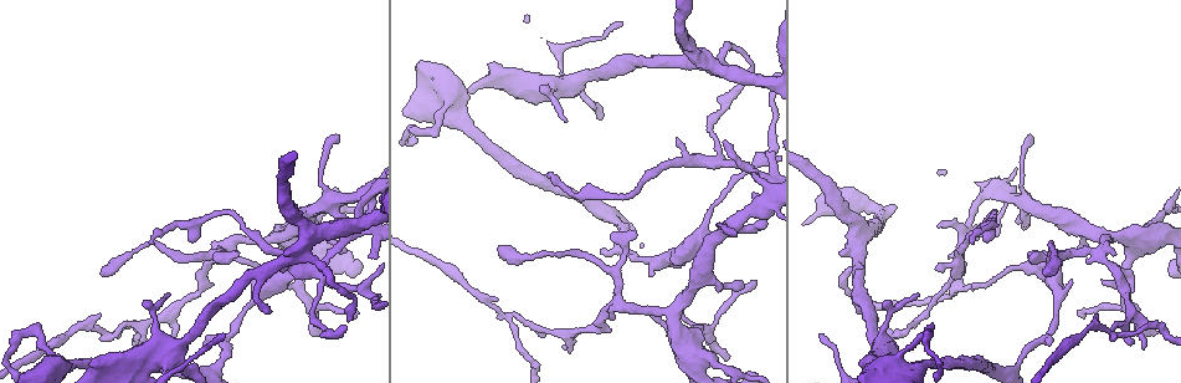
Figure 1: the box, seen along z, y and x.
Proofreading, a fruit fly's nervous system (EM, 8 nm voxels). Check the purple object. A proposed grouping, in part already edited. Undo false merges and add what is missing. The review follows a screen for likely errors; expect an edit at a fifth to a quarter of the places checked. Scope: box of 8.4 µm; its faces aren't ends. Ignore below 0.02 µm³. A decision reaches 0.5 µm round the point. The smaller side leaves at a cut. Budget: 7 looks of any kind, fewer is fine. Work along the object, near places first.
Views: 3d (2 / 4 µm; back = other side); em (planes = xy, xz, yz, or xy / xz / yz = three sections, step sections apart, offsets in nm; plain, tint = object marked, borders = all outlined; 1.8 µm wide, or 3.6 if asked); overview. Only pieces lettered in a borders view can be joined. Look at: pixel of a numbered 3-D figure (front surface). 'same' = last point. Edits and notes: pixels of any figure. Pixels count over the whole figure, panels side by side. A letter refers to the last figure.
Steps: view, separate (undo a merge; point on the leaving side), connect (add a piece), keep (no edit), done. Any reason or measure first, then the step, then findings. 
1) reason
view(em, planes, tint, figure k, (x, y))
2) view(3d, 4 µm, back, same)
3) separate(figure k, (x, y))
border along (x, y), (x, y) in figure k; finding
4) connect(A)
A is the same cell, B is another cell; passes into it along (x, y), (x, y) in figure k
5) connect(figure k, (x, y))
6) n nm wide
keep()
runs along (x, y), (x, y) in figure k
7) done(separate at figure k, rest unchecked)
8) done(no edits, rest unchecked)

arms part here
view(3d, 2 µm, figure 1, (619, 301))

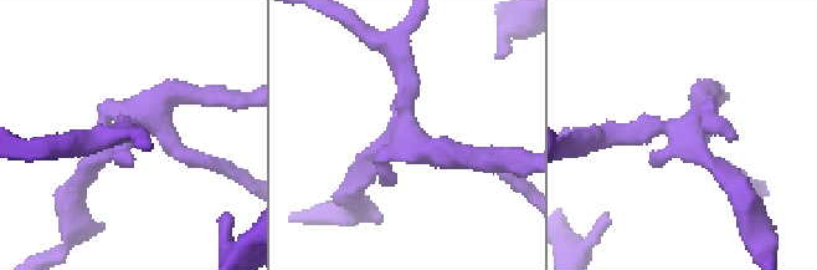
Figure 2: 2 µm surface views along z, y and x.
shape alone is not enough
view(em, 3.6 µm, yz, step 8, tint, figure 2, (686, 132))

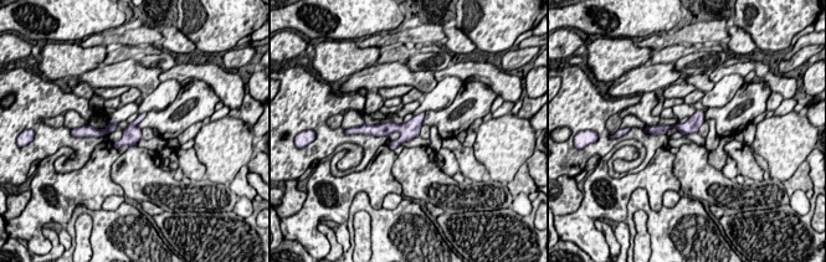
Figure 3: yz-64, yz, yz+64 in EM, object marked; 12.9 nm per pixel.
another direction
view(em, 3.6 µm, planes, borders, same)

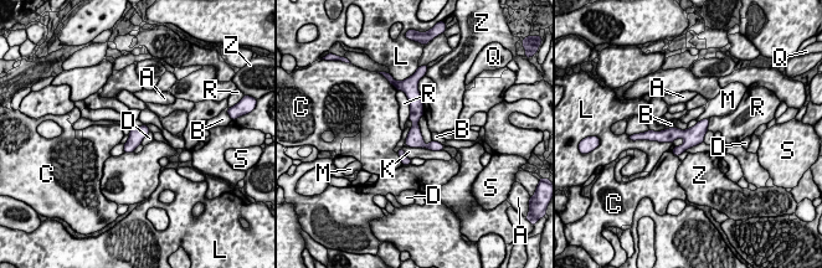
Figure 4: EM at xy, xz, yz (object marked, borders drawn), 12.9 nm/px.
190 nm wide
keep()
A, B, C, D, K, L, M, Q, R, S and Z are other cells; one cell here

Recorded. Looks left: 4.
three-way junction
view(em, planes, borders, figure 1, (968, 225))

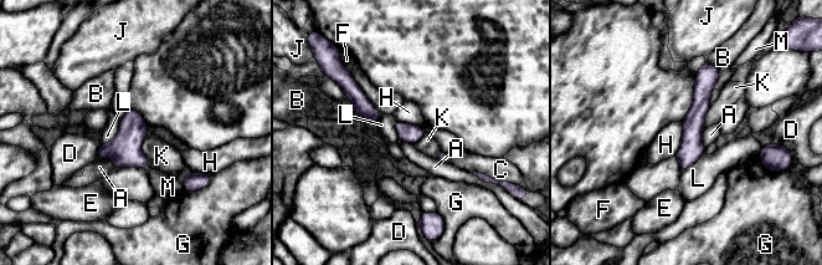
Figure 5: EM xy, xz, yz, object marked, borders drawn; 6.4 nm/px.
keep()
A, B, C, D, E, F, G, H, J, K, L and M are other cells; border along (683, 122), (683, 138), (674, 154) in figure 5; all the same cell

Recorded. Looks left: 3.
a narrow waist
view(em, planes, borders, figure 1, (111, 335))

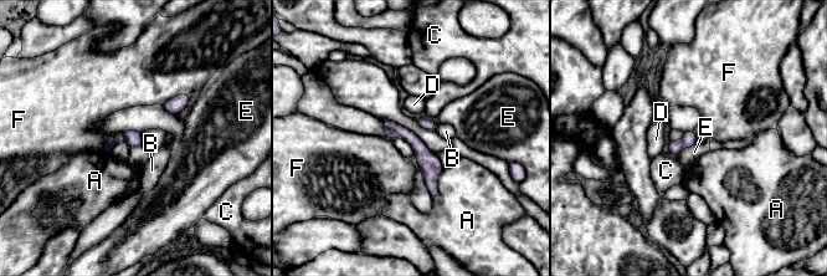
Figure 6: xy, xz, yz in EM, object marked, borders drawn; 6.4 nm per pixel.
100 nm wide
separate(figure 6, (420, 149))
A, B, C, D, E and F are other cells; border along (385, 121), (396, 136) in figure 6; two cells meet here

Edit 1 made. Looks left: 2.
done(separate at figure 6, rest unchecked)

